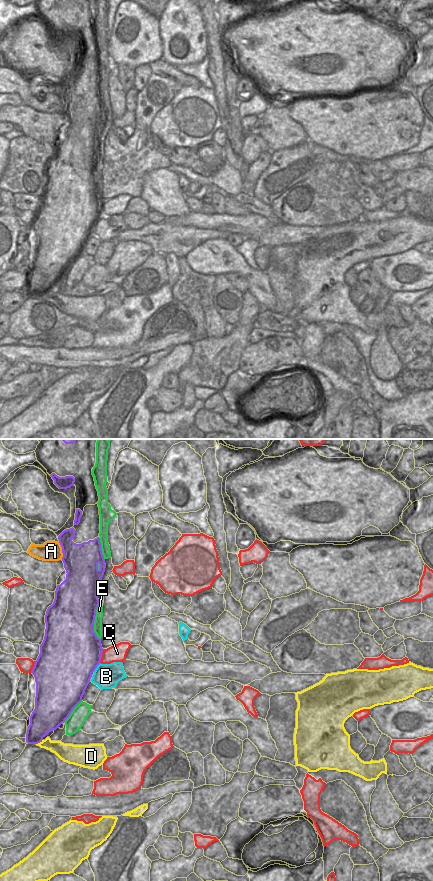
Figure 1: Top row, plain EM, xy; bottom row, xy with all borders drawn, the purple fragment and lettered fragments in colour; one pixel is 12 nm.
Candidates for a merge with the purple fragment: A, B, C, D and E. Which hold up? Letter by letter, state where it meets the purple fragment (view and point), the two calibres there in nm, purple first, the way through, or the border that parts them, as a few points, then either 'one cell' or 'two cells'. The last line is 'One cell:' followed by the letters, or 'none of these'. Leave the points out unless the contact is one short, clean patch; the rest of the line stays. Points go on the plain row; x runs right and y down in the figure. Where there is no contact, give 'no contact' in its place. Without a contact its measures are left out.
A: meets purple in xy at (62, 102); 400 nm thick on the purple side, 240 nm on the other; two cells
B: meets purple in xy at (96, 219); 500 nm thick on the purple side, 320 nm on the other; border along xy (100, 215), (93, 223); two cells
C: meets purple in xy at (101, 208); 500 nm thick on the purple side, 220 nm on the other; two cells
D: meets purple in xy at (39, 294); 300 nm thick on the purple side, 160 nm on the other; border along xy (42, 291), (36, 296); two cells
E: meets purple in xy at (94, 172); 500 nm thick on the purple side, 100 nm on the other; one cell
One cell: E

